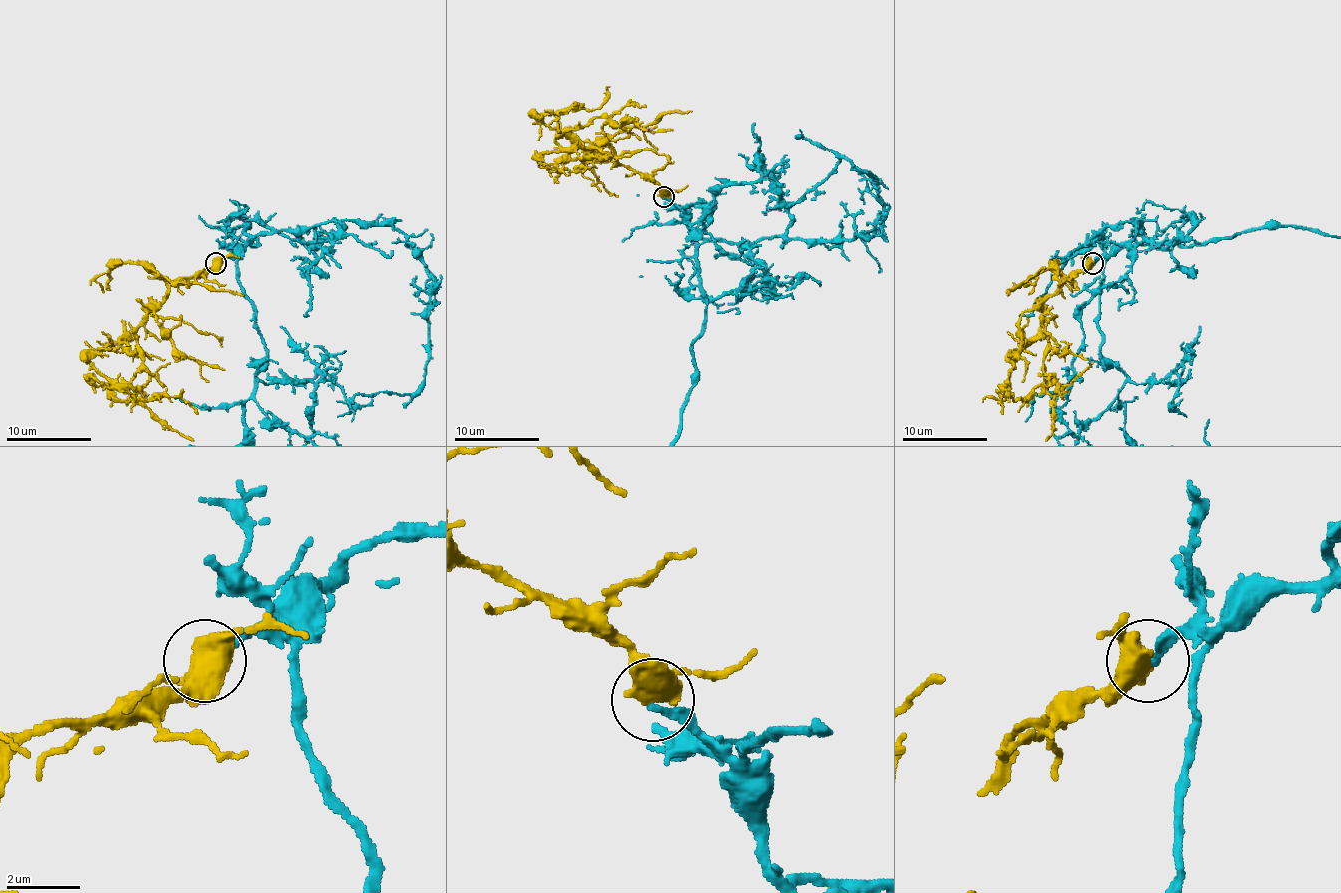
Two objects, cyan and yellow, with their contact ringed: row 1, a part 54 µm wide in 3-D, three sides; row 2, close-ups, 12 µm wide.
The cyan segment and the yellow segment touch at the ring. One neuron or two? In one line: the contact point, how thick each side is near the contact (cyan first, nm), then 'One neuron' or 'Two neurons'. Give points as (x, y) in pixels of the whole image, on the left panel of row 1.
Place: (216, 263). Thickness 200 nm (cyan) against 600 nm. One neuron

